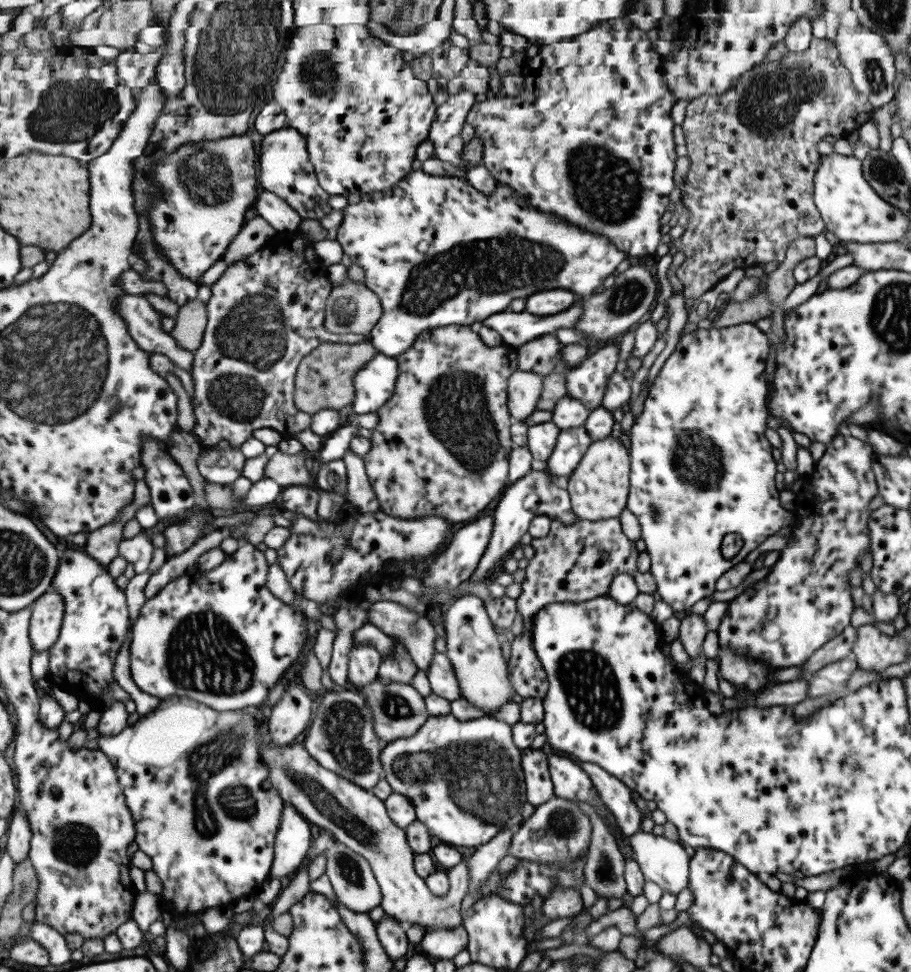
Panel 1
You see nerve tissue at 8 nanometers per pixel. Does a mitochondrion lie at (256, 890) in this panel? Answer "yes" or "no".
no

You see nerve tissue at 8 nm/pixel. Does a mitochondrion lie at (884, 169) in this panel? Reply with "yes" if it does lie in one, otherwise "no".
yes

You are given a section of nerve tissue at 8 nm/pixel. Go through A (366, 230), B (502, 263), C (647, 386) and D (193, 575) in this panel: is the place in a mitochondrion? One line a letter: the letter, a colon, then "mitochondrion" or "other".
A: other
B: mitochondrion
C: other
D: other

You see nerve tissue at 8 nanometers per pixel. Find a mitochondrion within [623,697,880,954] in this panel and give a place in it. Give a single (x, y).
(850, 759)

